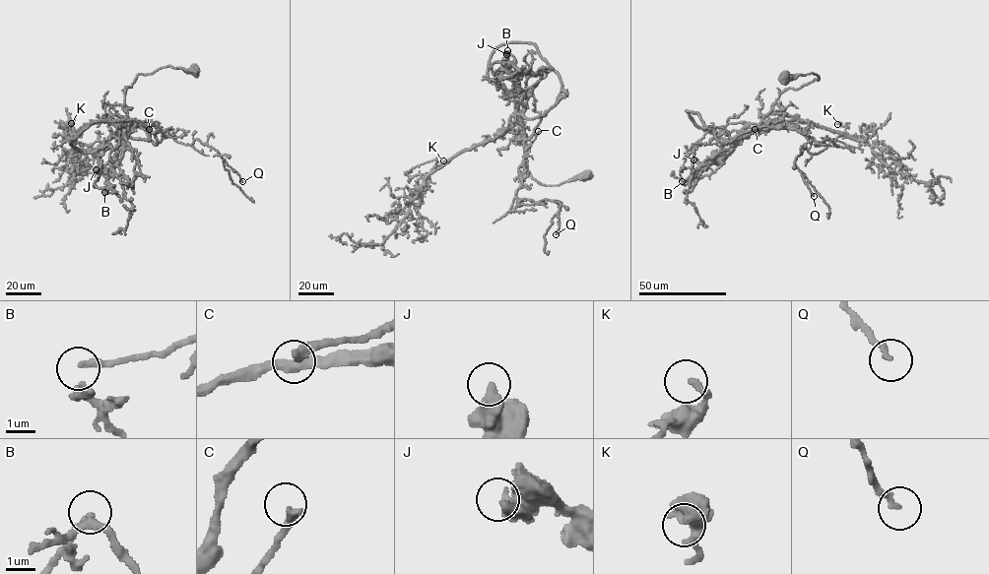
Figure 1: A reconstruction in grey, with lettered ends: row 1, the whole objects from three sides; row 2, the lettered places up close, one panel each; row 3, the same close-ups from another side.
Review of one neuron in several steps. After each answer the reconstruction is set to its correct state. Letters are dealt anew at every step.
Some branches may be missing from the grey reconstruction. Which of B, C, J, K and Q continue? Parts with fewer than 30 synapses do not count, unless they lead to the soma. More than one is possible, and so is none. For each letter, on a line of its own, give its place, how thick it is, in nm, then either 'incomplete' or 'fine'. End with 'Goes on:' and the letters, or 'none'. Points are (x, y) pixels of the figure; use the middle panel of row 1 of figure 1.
B: (507, 50) | 170 nm | fine
C: (538, 131) | 300 nm | incomplete
J: (506, 54) | 460 nm | fine
K: (443, 160) | 240 nm | fine
Q: (556, 234) | 180 nm | fine
Goes on: C

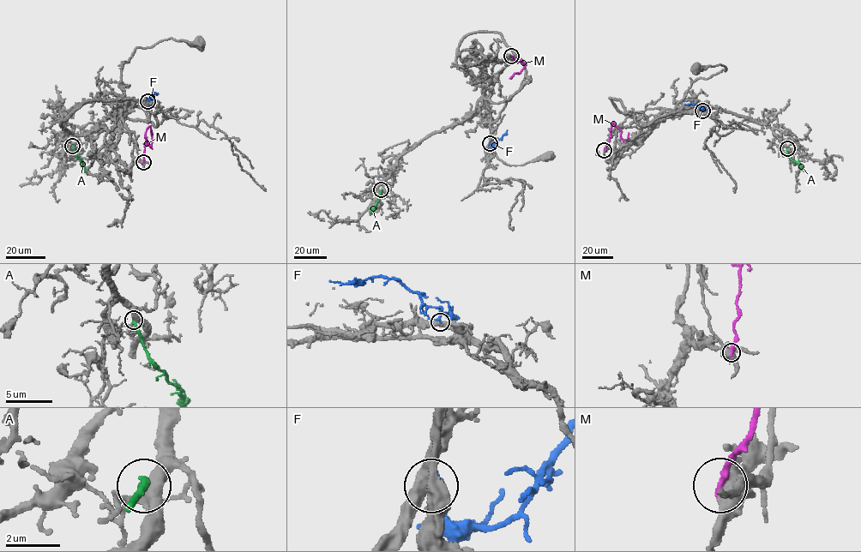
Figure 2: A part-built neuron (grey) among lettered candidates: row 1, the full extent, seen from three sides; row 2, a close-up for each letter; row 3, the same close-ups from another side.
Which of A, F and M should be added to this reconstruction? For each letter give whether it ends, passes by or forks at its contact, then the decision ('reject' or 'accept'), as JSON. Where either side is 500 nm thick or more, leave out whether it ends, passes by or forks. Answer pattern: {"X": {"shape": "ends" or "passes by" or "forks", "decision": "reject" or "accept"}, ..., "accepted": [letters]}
{"A": {"shape": "ends", "decision": "reject"}, "F": {"shape": "ends", "decision": "accept"}, "M": {"decision": "reject"}, "accepted": ["F"]}

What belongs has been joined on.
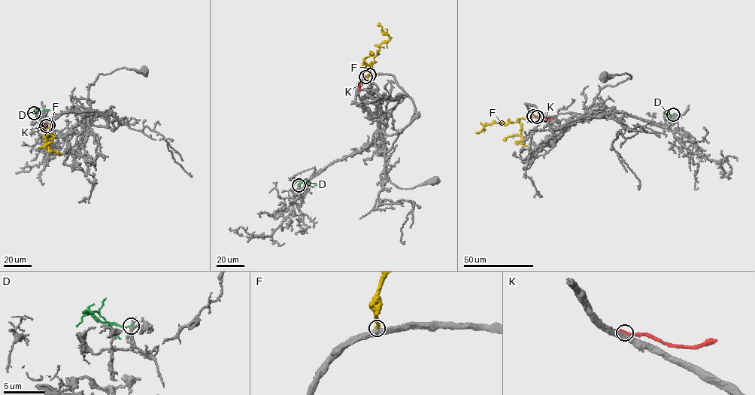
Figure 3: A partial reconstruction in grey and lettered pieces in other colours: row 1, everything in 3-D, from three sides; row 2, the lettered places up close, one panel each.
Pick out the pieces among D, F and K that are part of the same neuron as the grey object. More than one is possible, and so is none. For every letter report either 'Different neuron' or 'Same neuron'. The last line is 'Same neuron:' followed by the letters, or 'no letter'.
D: Different neuron
F: Different neuron
K: Different neuron
Same neuron: no letter

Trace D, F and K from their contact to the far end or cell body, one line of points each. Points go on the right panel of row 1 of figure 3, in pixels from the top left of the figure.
D: (673, 114), (663, 113)
F: (533, 116), (507, 124), (492, 122), (483, 126), (483, 129), (477, 132), (480, 132)
K: (537, 116), (553, 118)

